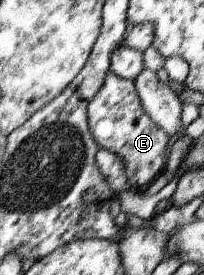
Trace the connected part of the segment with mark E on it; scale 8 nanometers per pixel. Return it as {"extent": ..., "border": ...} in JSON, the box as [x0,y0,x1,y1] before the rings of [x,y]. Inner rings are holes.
{"extent":[87,69,170,190],"border":[[[109,69],[102,88],[88,104],[87,115],[89,131],[98,148],[111,150],[122,160],[128,184],[132,188],[139,190],[161,174],[170,136],[146,114],[133,80],[120,78]]]}

